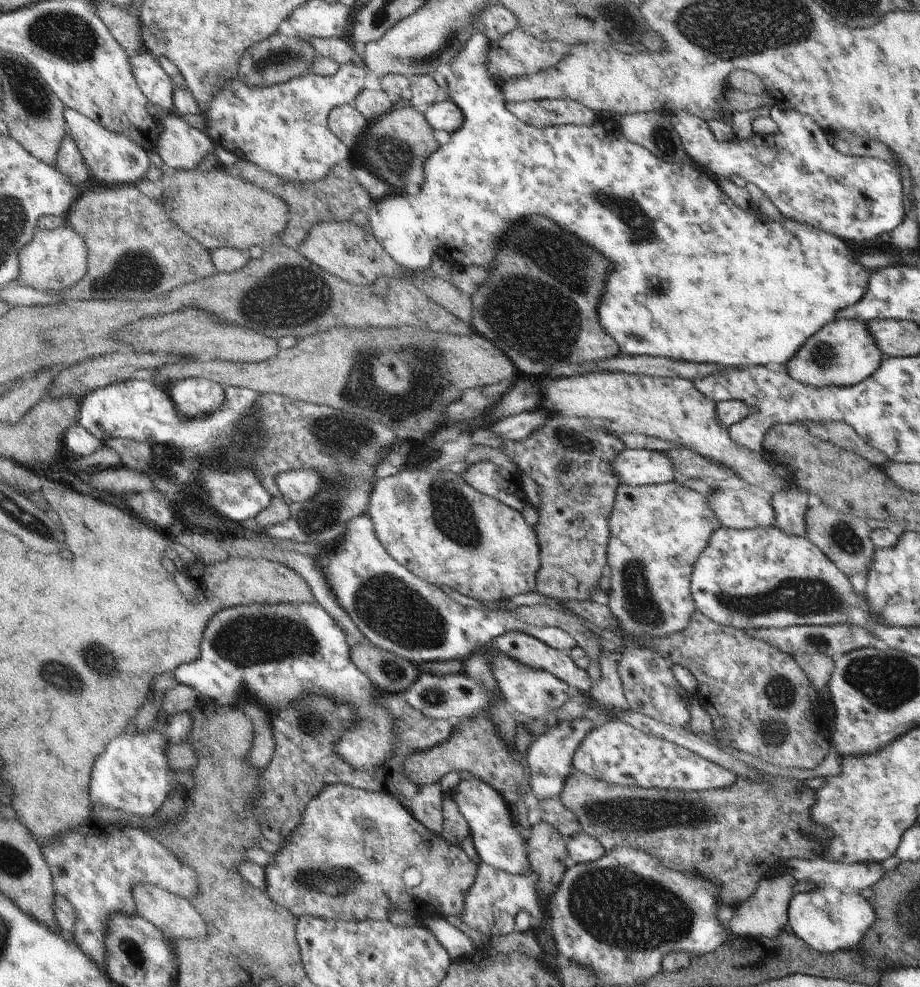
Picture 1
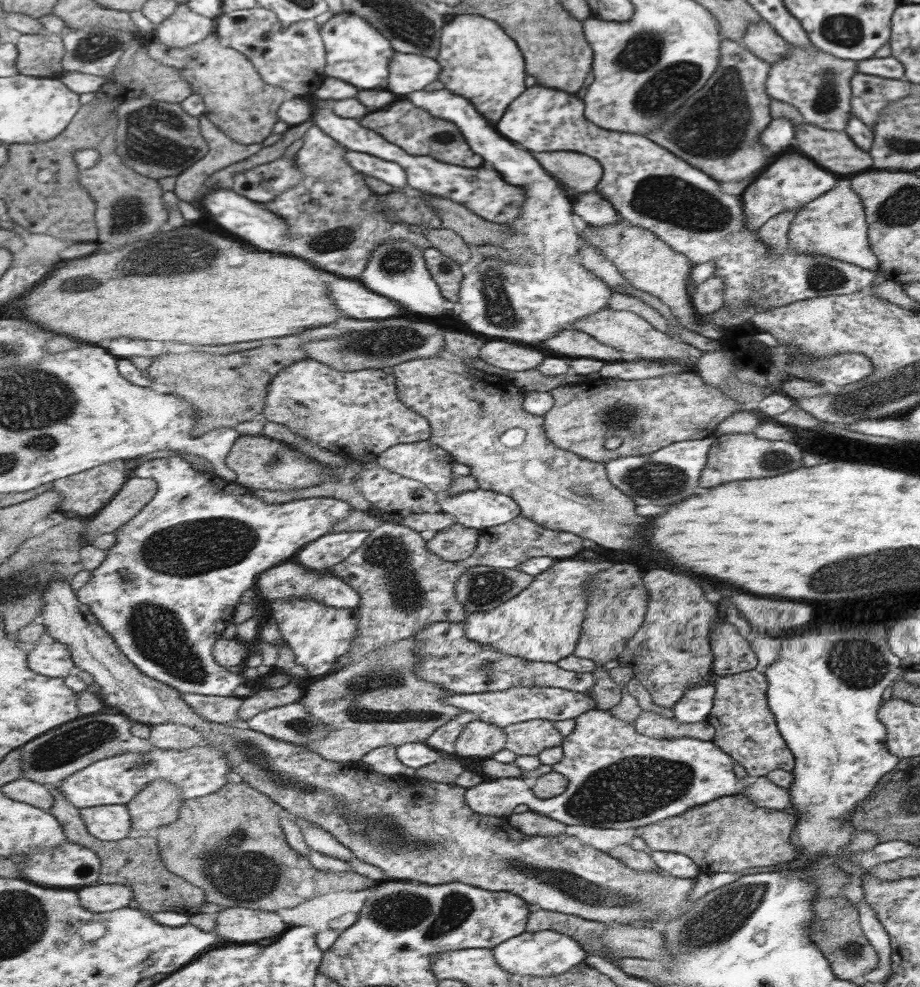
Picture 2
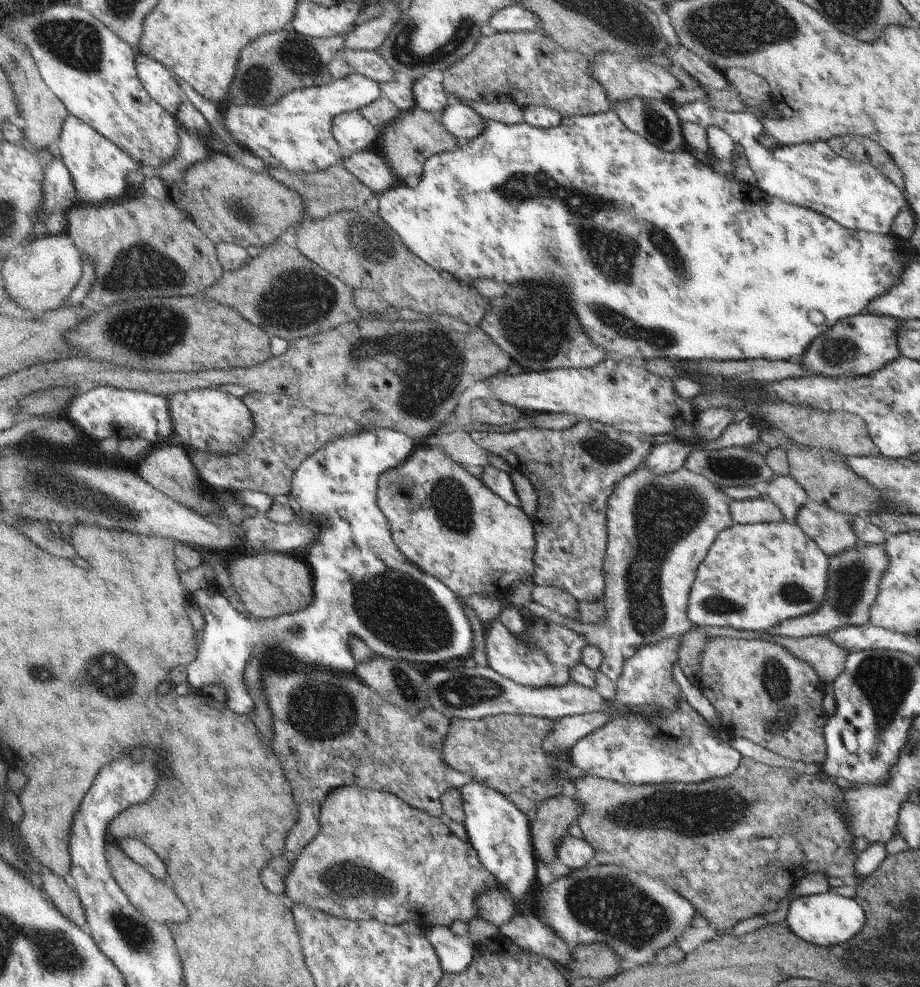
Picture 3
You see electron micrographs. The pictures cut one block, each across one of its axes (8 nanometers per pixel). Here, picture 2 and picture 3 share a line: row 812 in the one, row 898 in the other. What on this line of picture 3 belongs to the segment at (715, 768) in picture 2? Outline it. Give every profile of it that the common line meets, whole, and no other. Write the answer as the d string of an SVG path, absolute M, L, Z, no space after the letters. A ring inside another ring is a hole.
M590 863L587 865L587 868L583 868L582 870L573 870L563 878L559 880L553 881L551 884L548 884L546 887L541 887L539 884L535 885L533 888L533 896L537 902L541 903L543 906L543 910L545 910L546 920L548 927L557 935L561 940L565 941L565 944L570 949L573 945L585 945L589 943L597 943L603 942L606 943L615 953L620 957L625 965L630 966L645 966L652 969L650 963L648 962L650 959L655 960L653 964L658 959L659 951L663 951L668 947L668 945L680 934L680 930L684 930L688 928L690 924L690 919L694 915L694 911L692 910L692 905L685 901L680 895L676 894L676 891L669 889L662 881L658 879L651 879L643 874L636 874L635 872L625 871L620 867L615 867L612 865L597 865ZM498 882L495 889L476 897L476 905L478 906L476 917L481 917L484 921L497 925L498 928L515 914L511 896L505 886L501 886Z

